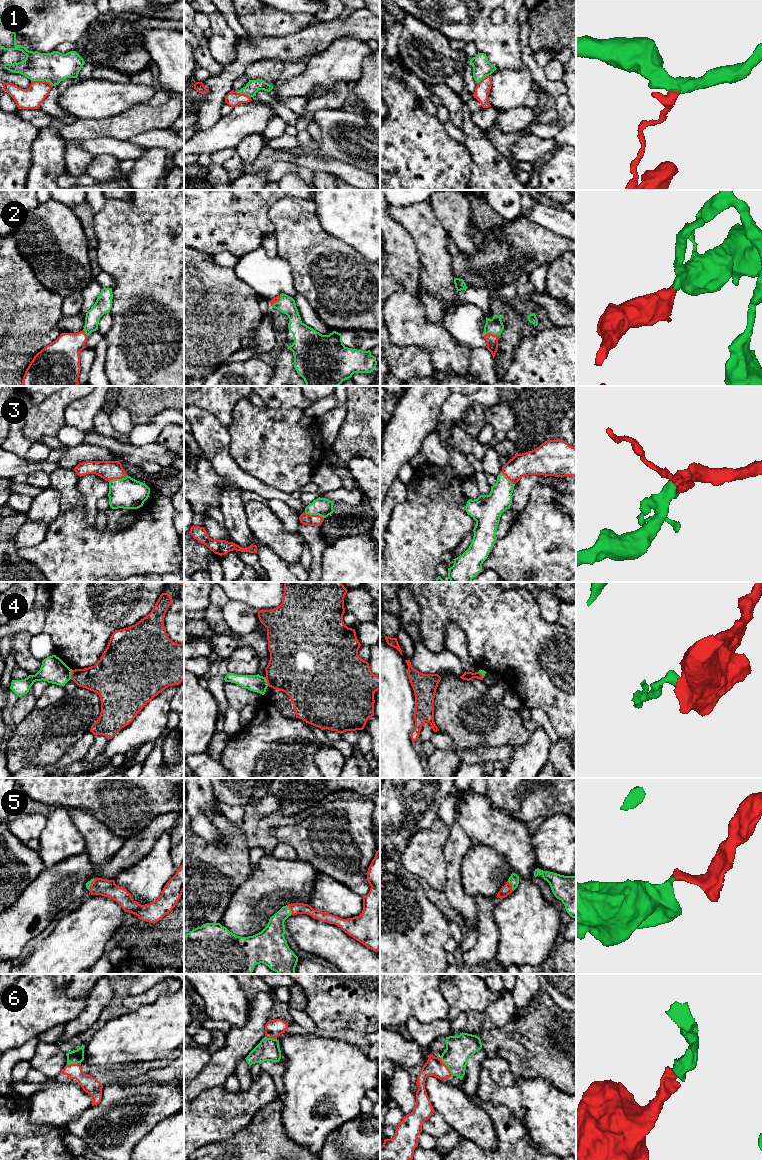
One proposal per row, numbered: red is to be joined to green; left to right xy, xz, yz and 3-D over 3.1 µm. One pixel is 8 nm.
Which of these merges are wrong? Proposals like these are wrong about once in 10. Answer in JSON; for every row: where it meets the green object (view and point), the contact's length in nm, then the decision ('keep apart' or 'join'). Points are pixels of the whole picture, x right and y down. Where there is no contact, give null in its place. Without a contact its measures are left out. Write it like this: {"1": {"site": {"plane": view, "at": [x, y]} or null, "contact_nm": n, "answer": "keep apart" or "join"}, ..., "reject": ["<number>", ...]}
{"1": {"site": {"plane": "xy", "at": [42, 80]}, "contact_nm": 180, "answer": "keep apart"}, "2": {"site": {"plane": "yz", "at": [491, 333]}, "contact_nm": 120, "answer": "join"}, "3": {"site": {"plane": "xz", "at": [314, 514]}, "contact_nm": 170, "answer": "join"}, "4": {"site": {"plane": "xy", "at": [70, 674]}, "contact_nm": 70, "answer": "keep apart"}, "5": {"site": {"plane": "yz", "at": [512, 886]}, "contact_nm": 90, "answer": "join"}, "6": {"site": {"plane": "yz", "at": [446, 1065]}, "contact_nm": 180, "answer": "join"}, "reject": ["1", "4"]}

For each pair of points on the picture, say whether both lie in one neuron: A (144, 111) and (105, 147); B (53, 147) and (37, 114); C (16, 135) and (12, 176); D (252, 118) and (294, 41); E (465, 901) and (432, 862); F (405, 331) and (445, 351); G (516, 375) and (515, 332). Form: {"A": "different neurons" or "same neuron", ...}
{"A": "different neurons", "B": "different neurons", "C": "same neuron", "D": "different neurons", "E": "different neurons", "F": "same neuron", "G": "different neurons"}

